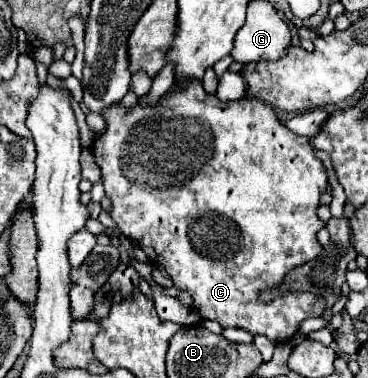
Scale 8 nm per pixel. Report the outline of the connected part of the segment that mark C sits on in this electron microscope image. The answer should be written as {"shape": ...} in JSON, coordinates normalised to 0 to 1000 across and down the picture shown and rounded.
{"shape":[[[543,217],[495,222],[495,243],[467,243],[451,265],[435,265],[413,286],[364,280],[364,291],[348,291],[337,302],[337,286],[321,275],[321,280],[283,291],[277,307],[288,312],[293,339],[277,360],[266,360],[255,370],[250,402],[255,402],[261,434],[277,450],[277,481],[283,481],[288,519],[304,534],[299,571],[310,577],[315,598],[326,603],[326,614],[342,630],[353,624],[359,635],[375,640],[375,651],[397,667],[413,704],[440,704],[462,725],[473,757],[484,767],[505,767],[527,788],[527,815],[538,820],[543,841],[587,847],[603,868],[674,873],[685,889],[712,884],[712,889],[728,889],[739,905],[766,910],[810,878],[810,857],[821,847],[832,847],[842,836],[875,836],[880,794],[856,778],[788,772],[788,778],[750,788],[739,799],[712,799],[696,783],[717,762],[755,757],[783,714],[793,714],[799,704],[815,704],[837,688],[853,688],[875,661],[859,619],[864,619],[864,608],[880,603],[880,587],[864,577],[859,556],[870,545],[870,519],[891,503],[891,455],[886,455],[880,434],[853,413],[853,397],[842,386],[842,365],[810,360],[810,354],[788,349],[777,333],[766,333],[755,323],[755,307],[745,302],[745,291],[728,275],[712,275],[696,259],[658,259],[641,270],[598,270],[587,254],[560,254]]]}

